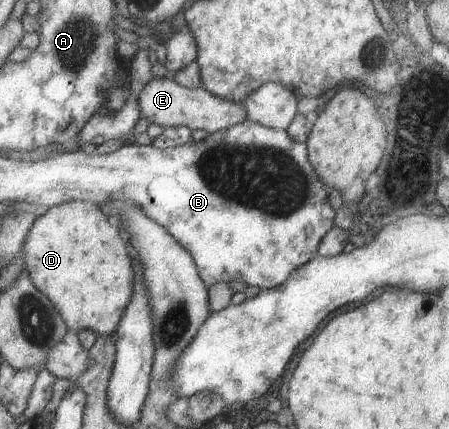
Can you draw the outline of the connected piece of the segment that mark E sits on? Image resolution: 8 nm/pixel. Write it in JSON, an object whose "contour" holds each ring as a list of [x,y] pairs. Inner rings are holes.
{"contour":[[[175,74],[161,78],[153,77],[136,96],[141,106],[141,114],[149,122],[167,127],[188,126],[191,130],[204,130],[207,134],[229,130],[248,120],[246,106],[240,102],[225,100],[203,88],[190,89],[175,80]]]}

